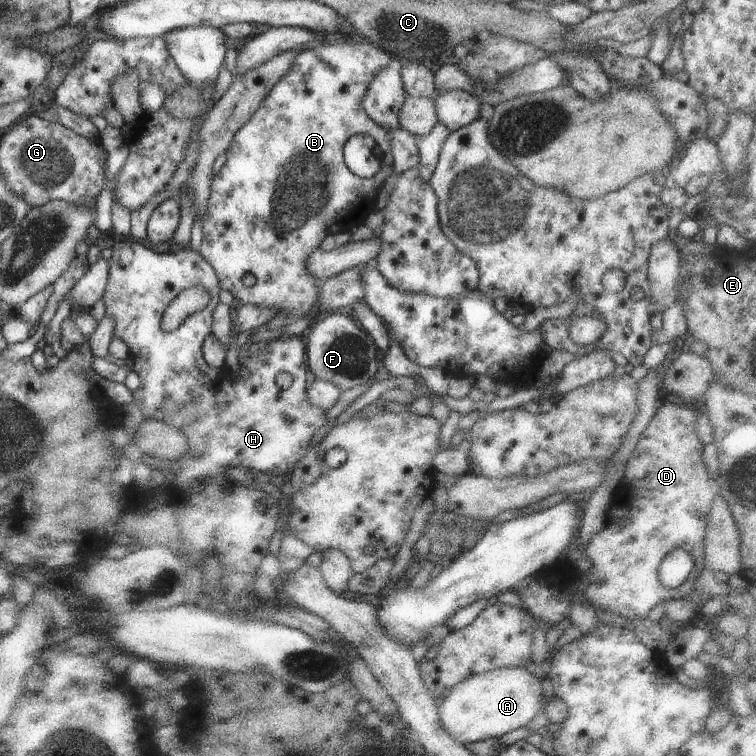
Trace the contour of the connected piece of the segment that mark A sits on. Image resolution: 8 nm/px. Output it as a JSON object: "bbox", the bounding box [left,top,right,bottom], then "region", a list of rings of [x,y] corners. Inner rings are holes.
{"bbox":[439,665,549,745],"region":[[[522,665],[476,673],[453,686],[450,695],[439,706],[441,727],[456,742],[465,745],[490,737],[499,739],[502,735],[525,727],[545,708],[549,696],[547,682]]]}

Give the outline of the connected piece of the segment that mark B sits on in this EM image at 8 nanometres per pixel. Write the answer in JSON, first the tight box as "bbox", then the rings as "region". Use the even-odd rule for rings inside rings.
{"bbox":[199,39,398,318],"region":[[[345,39],[343,42],[338,42],[338,44],[320,44],[316,48],[304,49],[293,60],[288,72],[284,73],[284,76],[281,76],[281,79],[272,87],[268,96],[261,100],[260,106],[256,109],[256,112],[253,112],[252,118],[236,131],[230,146],[224,152],[227,156],[226,163],[213,177],[208,199],[209,207],[202,222],[203,240],[199,250],[216,271],[220,288],[227,289],[233,294],[236,305],[256,305],[257,307],[271,308],[275,312],[275,316],[290,316],[290,318],[298,318],[299,316],[300,318],[306,316],[306,312],[317,304],[322,281],[318,280],[310,271],[307,271],[306,260],[309,254],[314,249],[318,249],[322,240],[329,234],[344,232],[353,225],[363,224],[368,214],[375,210],[374,201],[385,180],[394,174],[389,132],[368,116],[368,113],[364,110],[362,99],[373,77],[384,67],[394,66],[395,64],[398,64],[396,58],[392,57],[388,51],[368,42],[351,43],[350,39]],[[362,132],[368,132],[370,136],[375,138],[377,142],[376,151],[383,161],[381,170],[370,178],[355,175],[346,166],[343,153],[344,145],[348,142],[348,139]],[[248,273],[253,274],[256,278],[256,282],[252,286],[245,286],[242,281],[244,274]]]}

